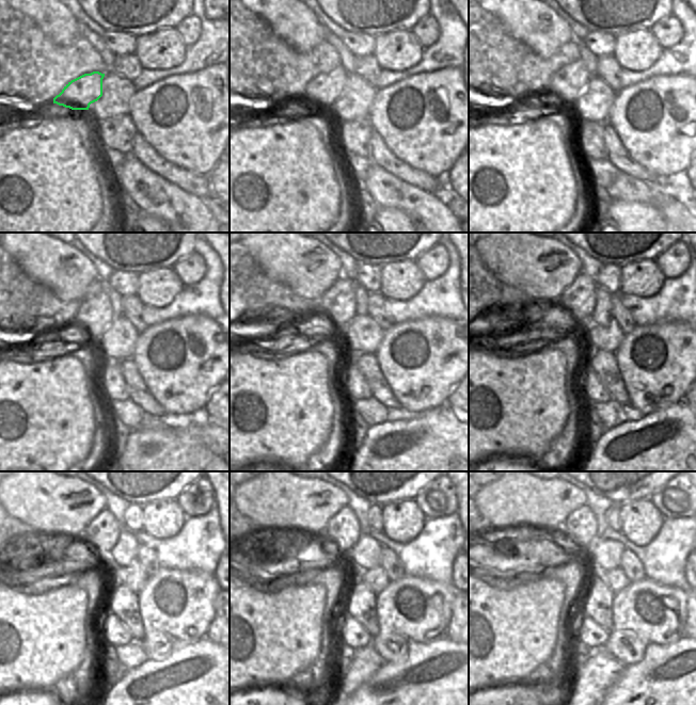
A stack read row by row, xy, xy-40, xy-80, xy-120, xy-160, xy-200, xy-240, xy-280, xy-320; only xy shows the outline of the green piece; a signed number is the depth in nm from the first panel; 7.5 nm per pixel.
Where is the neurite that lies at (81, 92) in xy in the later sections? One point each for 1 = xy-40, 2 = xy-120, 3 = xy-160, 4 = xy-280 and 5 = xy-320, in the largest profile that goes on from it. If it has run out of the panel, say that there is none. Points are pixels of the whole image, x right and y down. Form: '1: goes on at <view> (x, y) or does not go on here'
1: goes on at xy-40 (326, 89)
2: goes on at xy-120 (95, 314)
3: goes on at xy-160 (337, 307)
4: goes on at xy-280 (342, 532)
5: goes on at xy-320 (581, 525)

